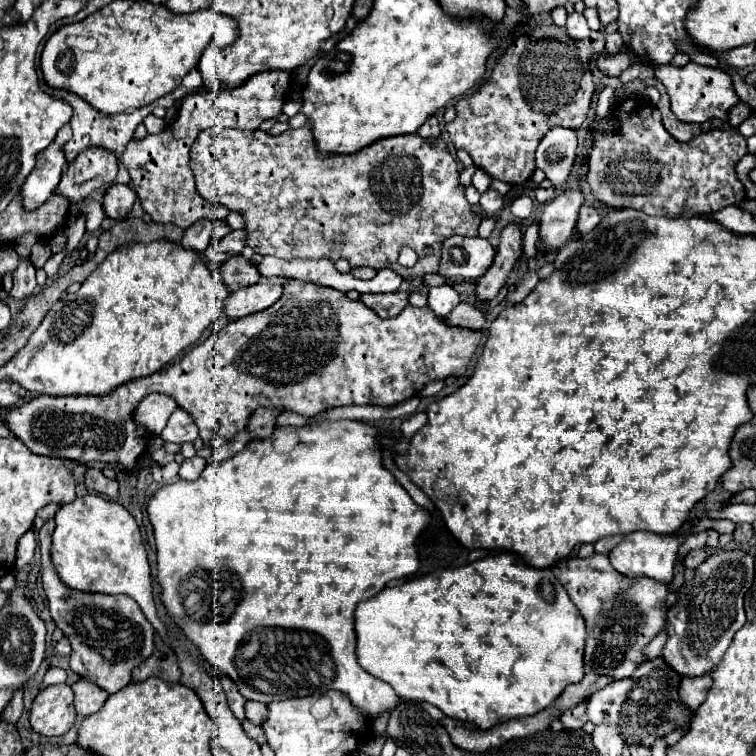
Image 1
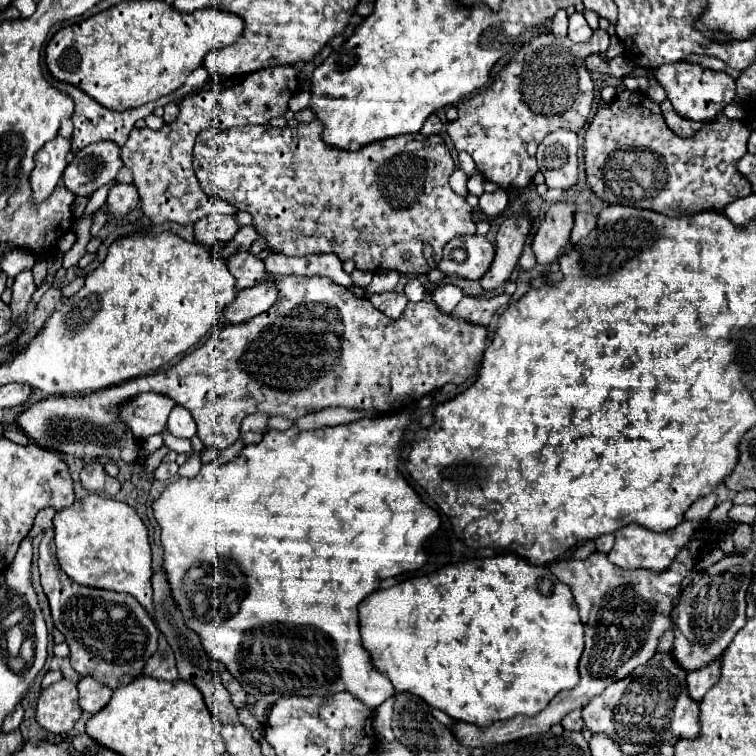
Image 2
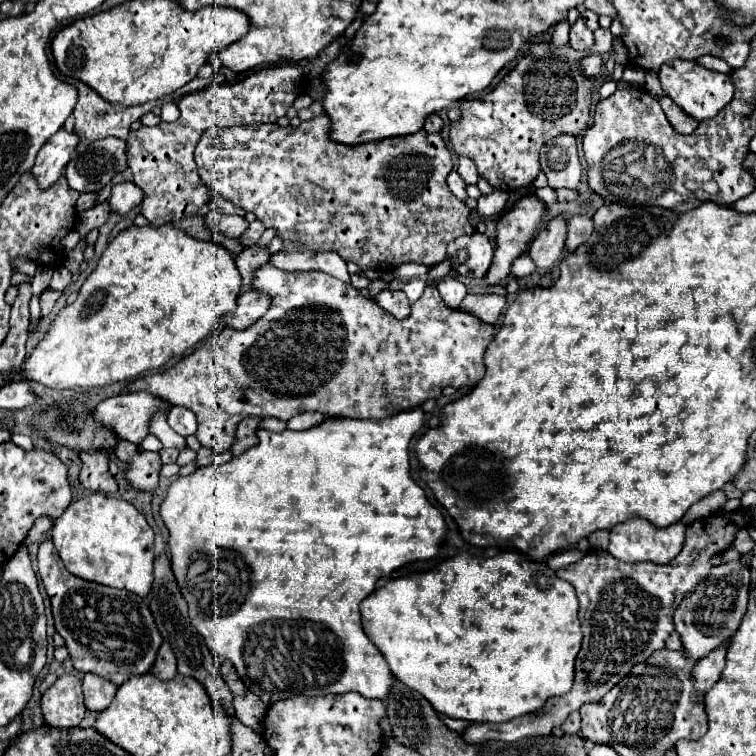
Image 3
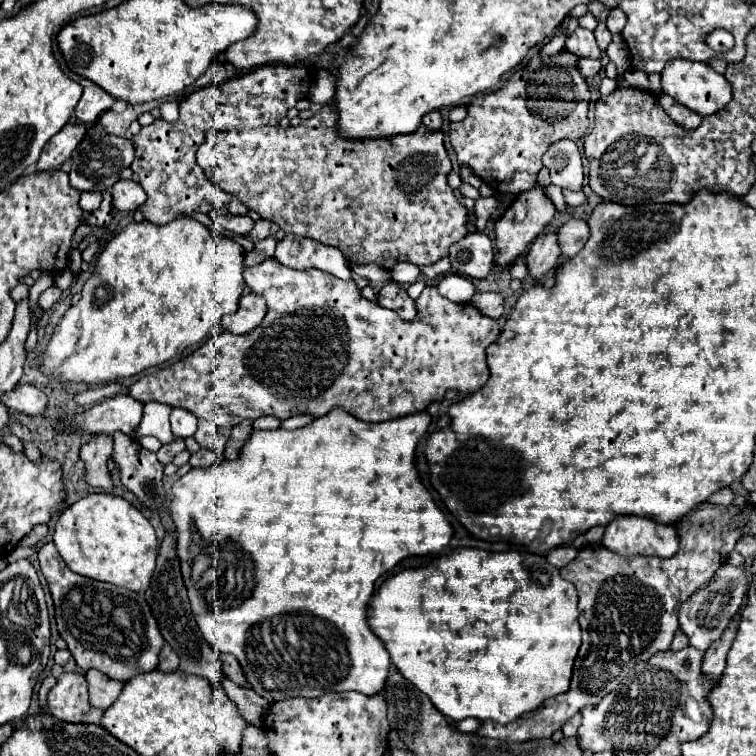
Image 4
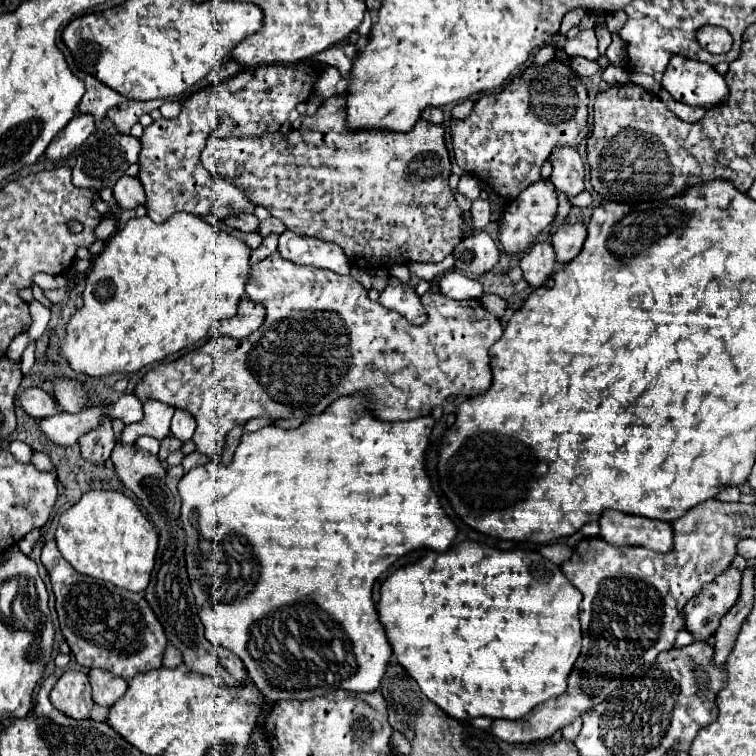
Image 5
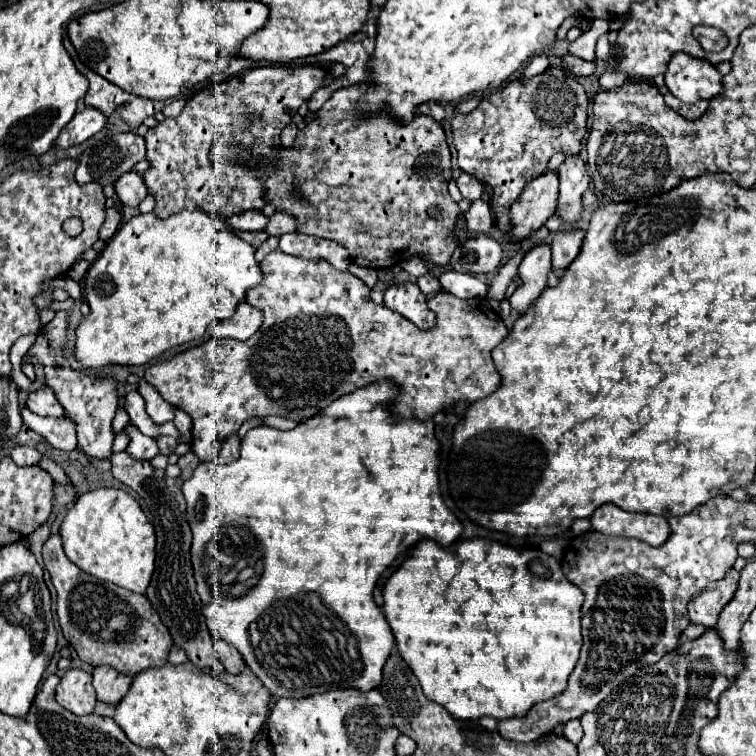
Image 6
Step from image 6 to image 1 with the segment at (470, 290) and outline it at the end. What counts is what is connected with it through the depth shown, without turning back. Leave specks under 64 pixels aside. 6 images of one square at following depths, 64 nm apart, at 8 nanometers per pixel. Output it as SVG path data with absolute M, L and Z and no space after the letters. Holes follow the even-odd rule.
M438 286L438 288L430 288L428 292L428 308L432 308L432 312L436 312L436 316L446 318L454 306L460 304L460 296L452 286Z

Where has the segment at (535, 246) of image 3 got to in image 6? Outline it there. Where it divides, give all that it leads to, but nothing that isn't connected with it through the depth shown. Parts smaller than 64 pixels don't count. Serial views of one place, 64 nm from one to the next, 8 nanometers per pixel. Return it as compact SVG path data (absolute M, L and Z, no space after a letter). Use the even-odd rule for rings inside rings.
M536 244L536 248L530 248L528 254L522 258L518 276L522 280L522 286L516 288L516 292L510 296L510 304L520 314L534 304L534 300L540 296L540 292L546 288L548 274L552 270L552 248L550 244Z

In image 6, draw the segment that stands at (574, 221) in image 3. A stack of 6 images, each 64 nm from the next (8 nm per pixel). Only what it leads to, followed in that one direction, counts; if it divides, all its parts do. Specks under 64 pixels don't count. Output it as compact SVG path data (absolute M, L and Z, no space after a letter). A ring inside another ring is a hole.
M582 230L556 232L554 238L552 238L552 266L556 270L568 268L570 262L578 256L582 240L584 240L584 232Z

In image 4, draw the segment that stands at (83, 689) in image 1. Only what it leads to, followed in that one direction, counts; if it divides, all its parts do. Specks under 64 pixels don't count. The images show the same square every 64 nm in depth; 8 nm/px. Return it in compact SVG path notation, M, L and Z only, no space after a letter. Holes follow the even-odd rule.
M88 670L86 672L86 680L88 680L90 706L100 708L100 710L110 708L110 704L120 696L120 690L124 686L118 680L112 680L112 678L104 676L98 670Z

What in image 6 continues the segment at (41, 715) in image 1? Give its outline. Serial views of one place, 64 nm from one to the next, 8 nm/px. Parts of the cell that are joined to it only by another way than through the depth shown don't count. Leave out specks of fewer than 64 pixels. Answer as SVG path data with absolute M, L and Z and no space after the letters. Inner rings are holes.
M78 668L66 670L66 674L60 678L60 684L56 688L56 702L76 716L90 714L96 706L92 676Z

